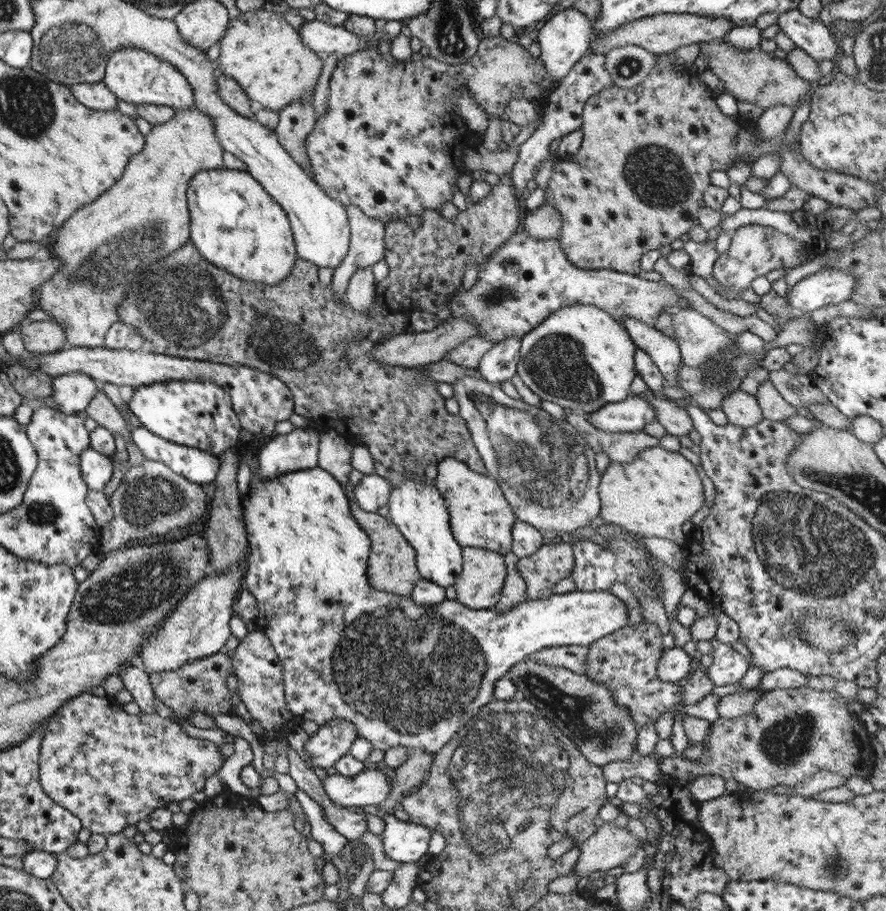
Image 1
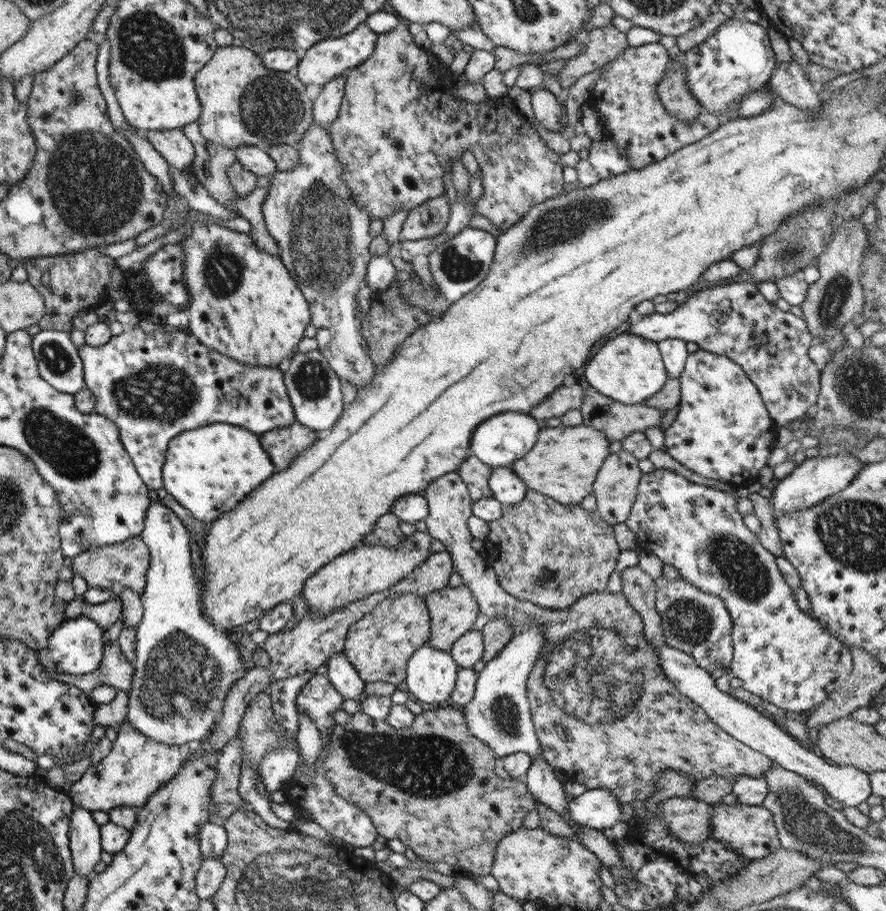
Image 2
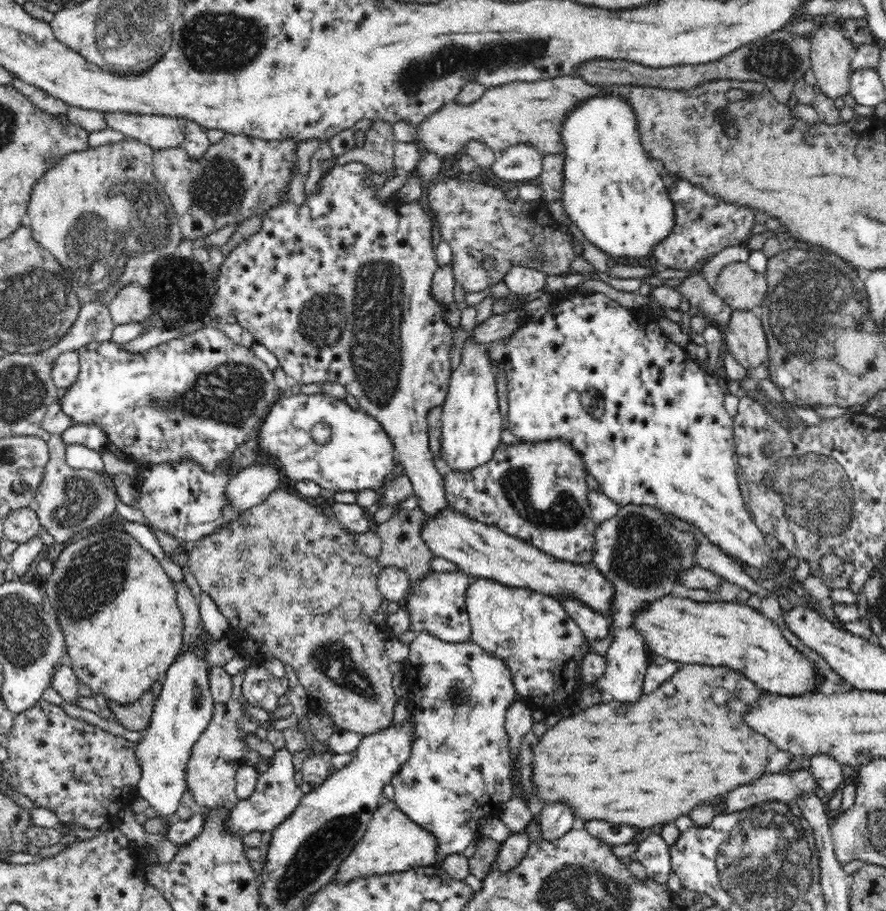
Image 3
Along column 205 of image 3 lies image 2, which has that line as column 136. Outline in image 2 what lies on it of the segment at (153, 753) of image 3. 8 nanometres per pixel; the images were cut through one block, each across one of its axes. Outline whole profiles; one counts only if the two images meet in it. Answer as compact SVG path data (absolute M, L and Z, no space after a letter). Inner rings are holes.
M155 499L149 502L149 508L145 512L144 528L140 534L141 540L143 540L147 550L149 550L149 567L147 567L147 573L145 573L145 586L141 591L140 602L143 614L137 625L135 632L135 663L132 664L133 673L131 673L131 687L129 691L125 692L127 695L127 706L125 709L124 722L129 722L135 730L139 730L143 736L155 740L155 742L161 742L161 744L167 744L167 746L183 746L183 744L194 745L201 741L201 738L206 738L210 729L214 726L214 722L217 720L219 712L222 710L222 704L226 694L231 690L231 686L241 680L247 670L253 668L255 660L251 660L251 657L246 657L246 653L242 656L239 643L233 643L223 630L218 630L201 613L200 597L198 592L201 588L201 580L199 576L193 571L193 565L191 565L191 550L189 549L189 534L183 524L176 518L171 509L165 507Z

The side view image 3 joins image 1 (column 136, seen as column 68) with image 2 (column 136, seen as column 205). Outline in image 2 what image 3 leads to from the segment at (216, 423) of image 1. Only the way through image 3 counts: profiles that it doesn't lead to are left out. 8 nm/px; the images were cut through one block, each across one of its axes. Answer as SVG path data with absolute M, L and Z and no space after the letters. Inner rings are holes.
M133 326L121 334L111 335L101 346L81 345L77 348L77 354L82 362L84 387L94 397L93 413L107 418L117 428L121 446L127 452L143 484L152 493L162 488L161 468L168 441L177 434L220 423L239 426L260 435L294 422L279 365L243 365L199 343L199 339L191 333L164 332L158 327L155 332L145 334L141 328Z

